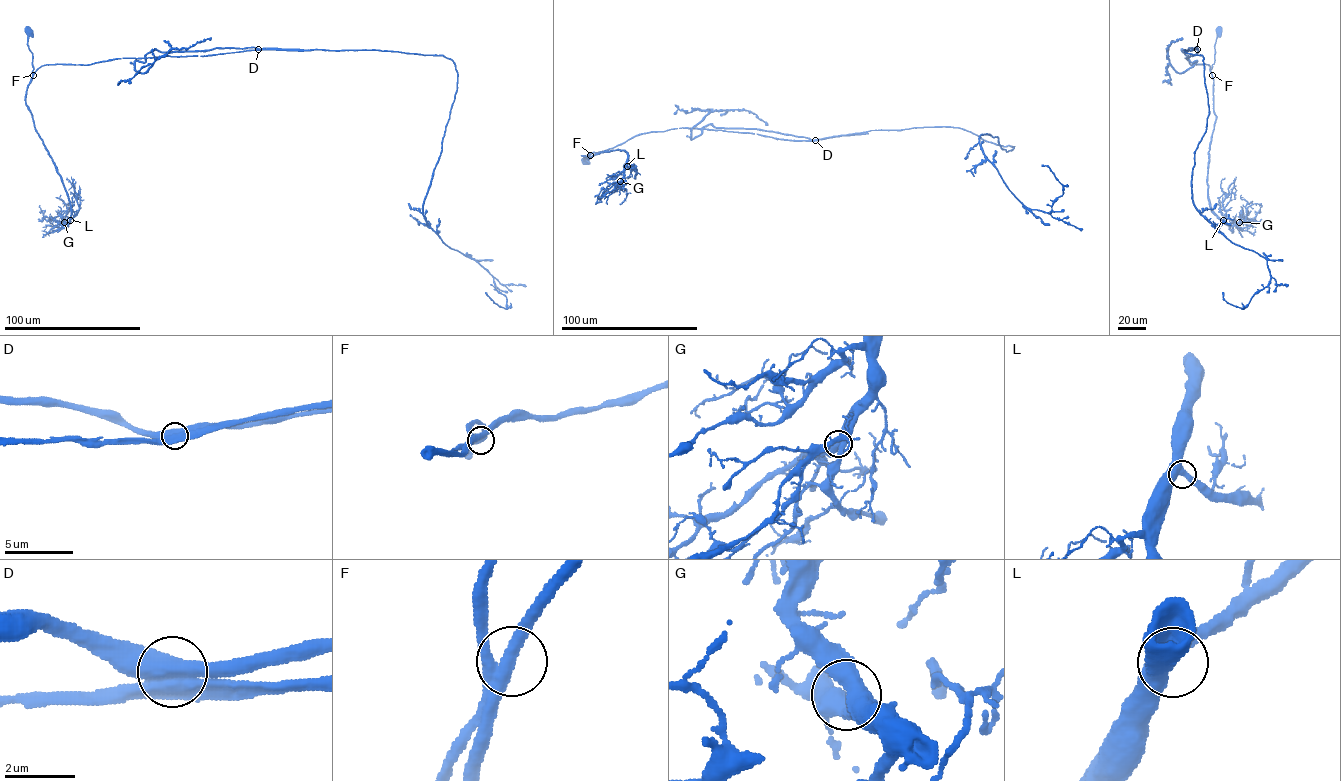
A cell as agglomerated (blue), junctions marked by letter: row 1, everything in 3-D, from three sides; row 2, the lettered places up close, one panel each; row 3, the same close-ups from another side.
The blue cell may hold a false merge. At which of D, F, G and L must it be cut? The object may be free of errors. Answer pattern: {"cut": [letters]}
{"cut": ["D"]}

